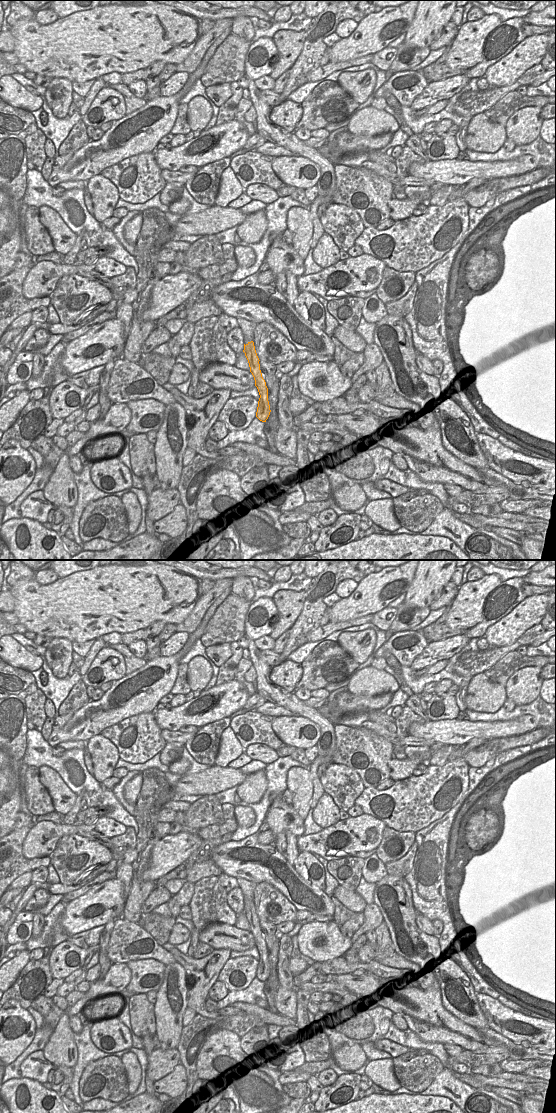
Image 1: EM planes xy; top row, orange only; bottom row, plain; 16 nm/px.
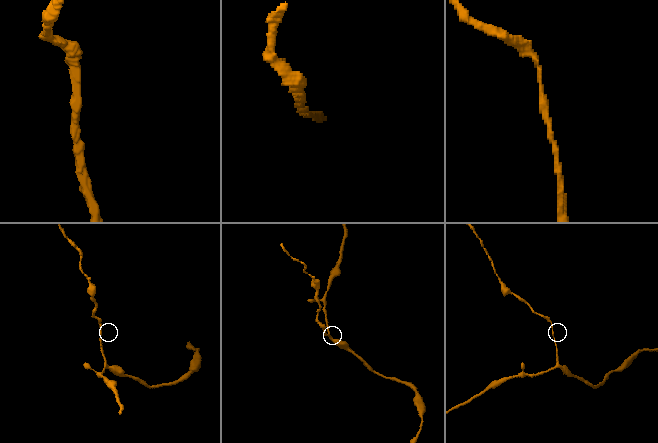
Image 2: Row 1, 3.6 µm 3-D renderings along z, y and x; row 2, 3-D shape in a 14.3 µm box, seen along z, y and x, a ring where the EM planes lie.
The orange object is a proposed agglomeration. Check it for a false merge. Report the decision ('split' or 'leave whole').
leave whole

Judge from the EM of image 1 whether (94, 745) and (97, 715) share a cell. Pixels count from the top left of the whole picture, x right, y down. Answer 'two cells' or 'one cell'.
two cells

